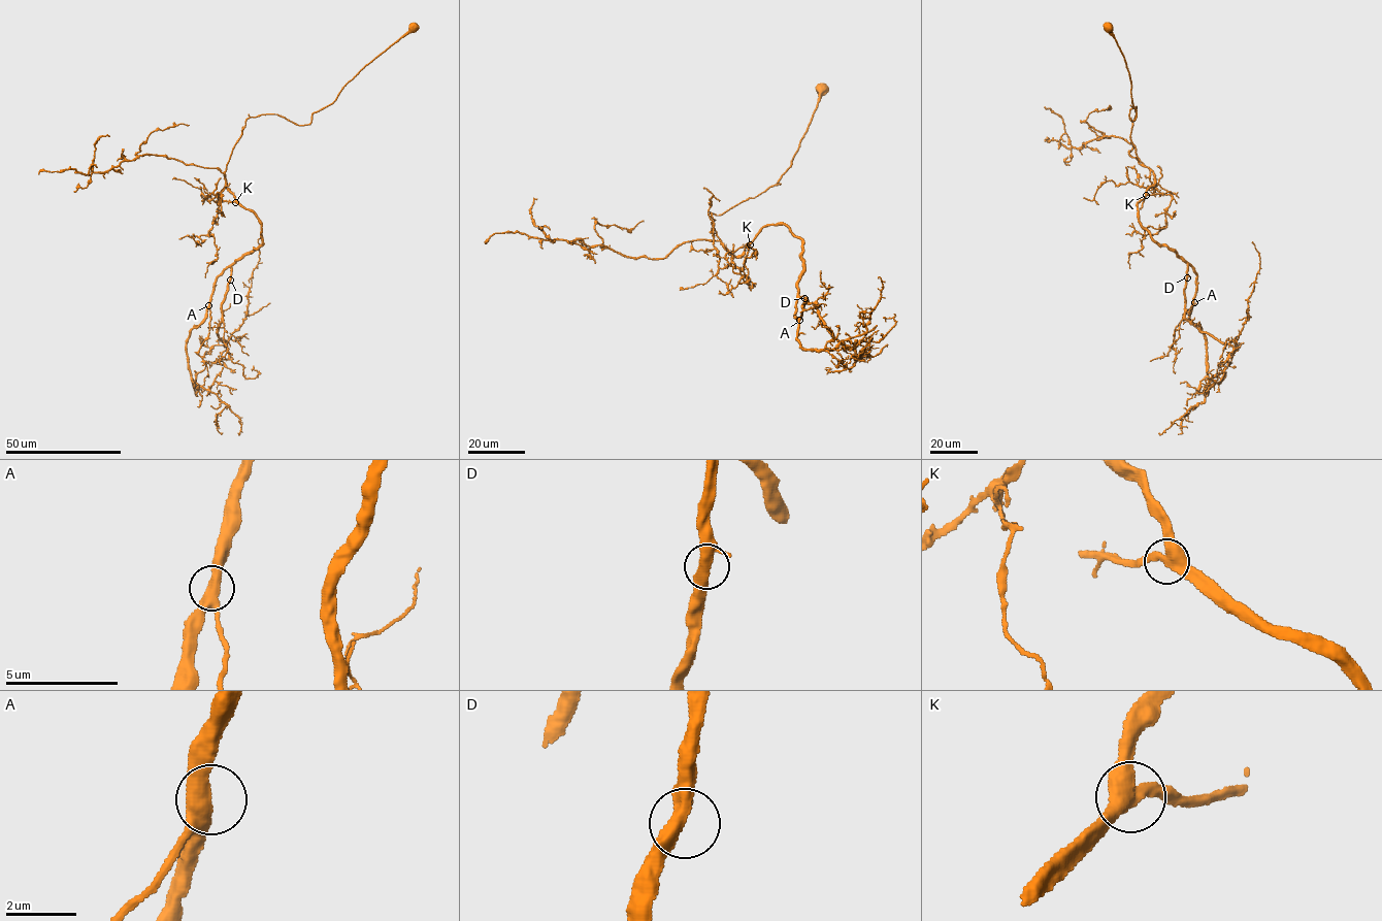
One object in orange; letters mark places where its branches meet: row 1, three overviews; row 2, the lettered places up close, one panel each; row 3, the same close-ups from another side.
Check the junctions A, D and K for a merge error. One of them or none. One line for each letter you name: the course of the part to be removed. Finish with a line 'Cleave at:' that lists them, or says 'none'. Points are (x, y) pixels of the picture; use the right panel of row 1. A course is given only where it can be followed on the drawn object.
Cleave at: none

